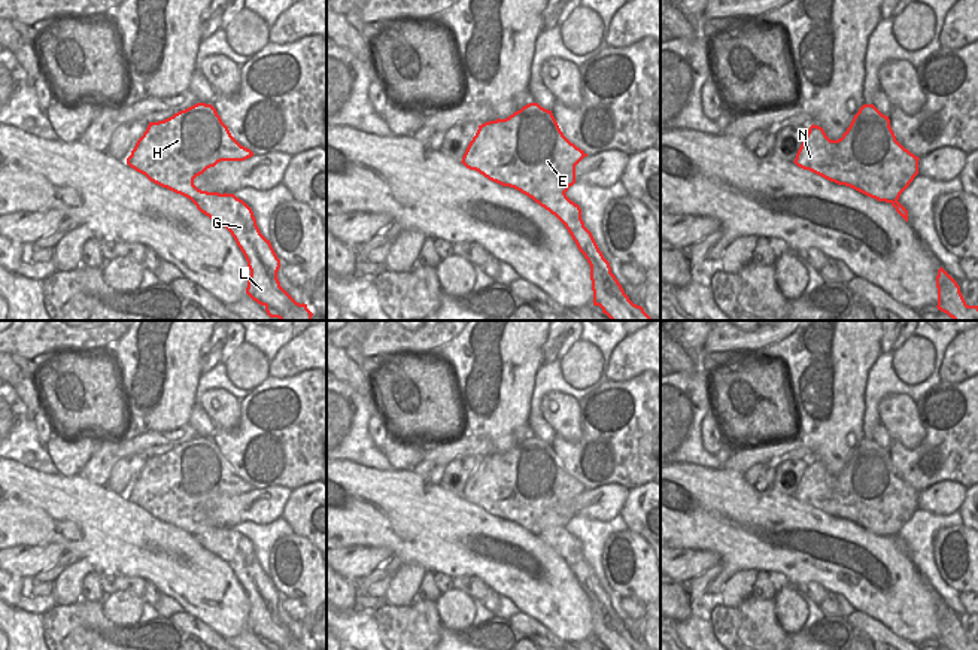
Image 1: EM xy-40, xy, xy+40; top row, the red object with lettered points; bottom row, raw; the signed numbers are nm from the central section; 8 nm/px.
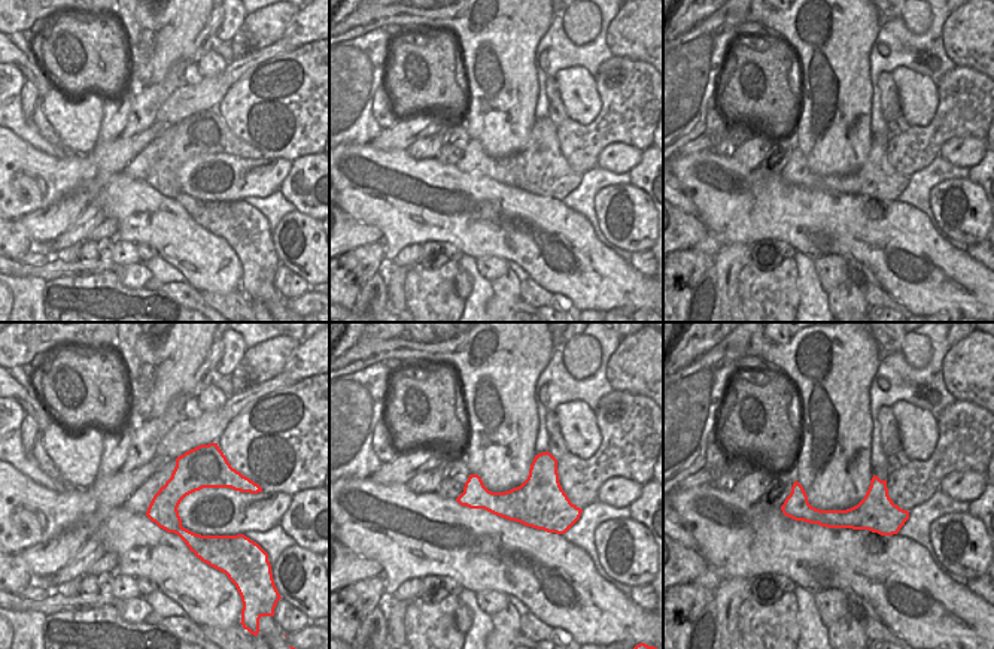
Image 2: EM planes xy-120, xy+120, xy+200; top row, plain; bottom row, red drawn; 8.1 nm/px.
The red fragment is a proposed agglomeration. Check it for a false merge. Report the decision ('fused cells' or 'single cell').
fused cells

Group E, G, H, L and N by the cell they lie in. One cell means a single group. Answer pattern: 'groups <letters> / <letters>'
groups E H N / G L

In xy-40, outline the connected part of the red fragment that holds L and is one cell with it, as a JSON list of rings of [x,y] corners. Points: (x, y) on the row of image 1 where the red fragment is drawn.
[[[212,194],[206,198],[189,198],[197,209],[225,227],[243,252],[250,276],[246,294],[265,307],[270,318],[280,321],[312,321],[307,304],[297,303],[277,279],[280,259],[267,240],[253,216],[252,209],[234,194]]]

